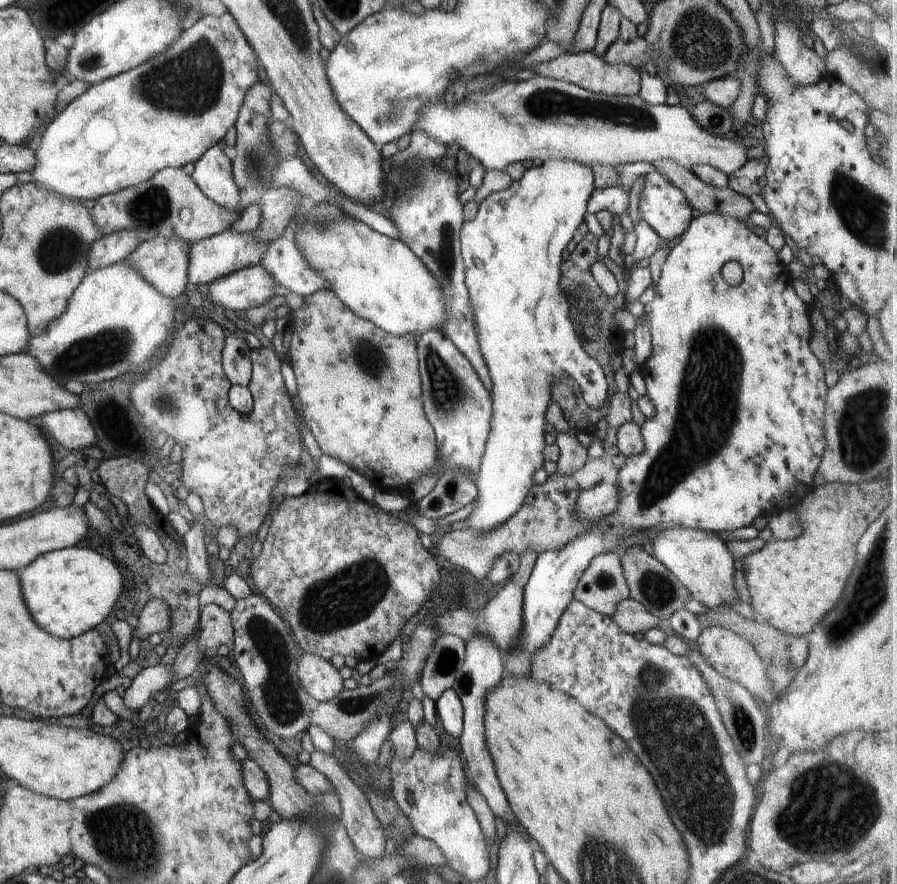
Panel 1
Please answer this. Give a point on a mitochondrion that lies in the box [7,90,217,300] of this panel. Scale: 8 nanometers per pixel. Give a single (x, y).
(60, 250)

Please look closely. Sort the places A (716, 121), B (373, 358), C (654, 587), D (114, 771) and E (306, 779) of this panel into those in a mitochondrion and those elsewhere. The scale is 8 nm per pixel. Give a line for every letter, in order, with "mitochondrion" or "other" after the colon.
A: mitochondrion
B: mitochondrion
C: mitochondrion
D: other
E: other

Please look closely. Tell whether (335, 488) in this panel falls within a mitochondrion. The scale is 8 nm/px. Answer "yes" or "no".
no

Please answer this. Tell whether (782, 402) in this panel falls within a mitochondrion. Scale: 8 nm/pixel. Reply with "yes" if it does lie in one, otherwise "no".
no

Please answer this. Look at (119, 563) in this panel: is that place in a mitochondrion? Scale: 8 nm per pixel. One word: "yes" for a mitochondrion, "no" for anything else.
no

